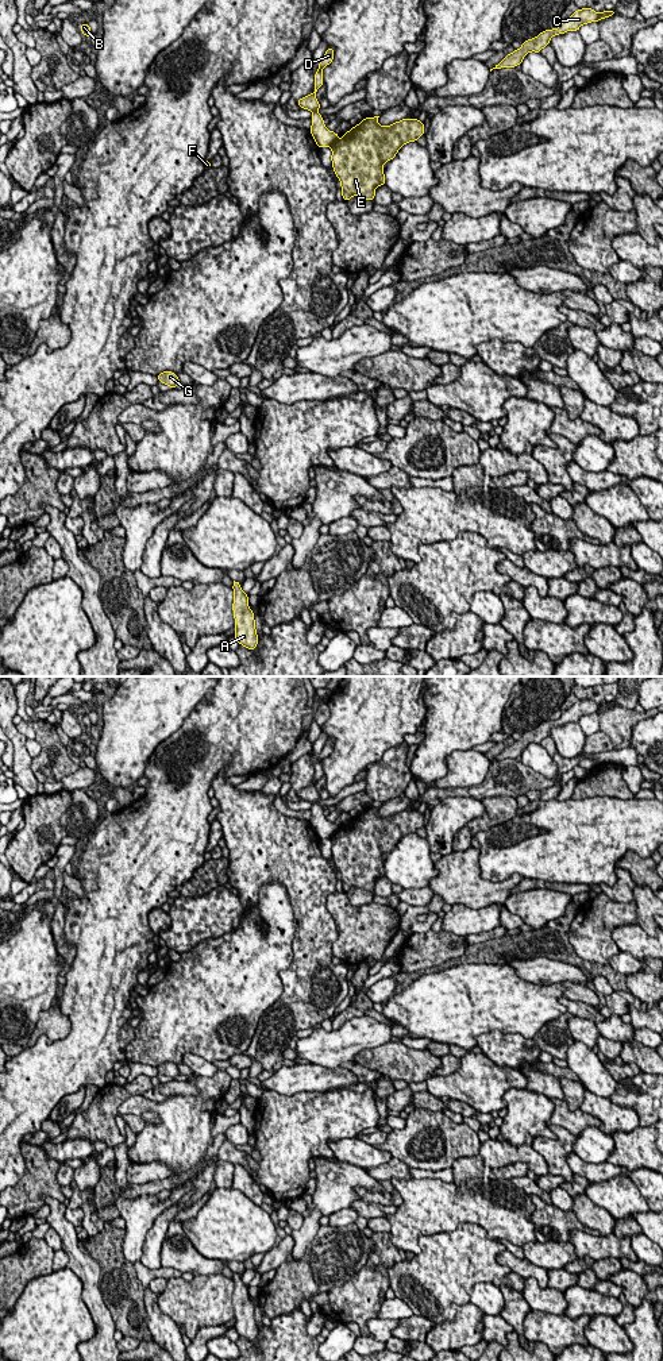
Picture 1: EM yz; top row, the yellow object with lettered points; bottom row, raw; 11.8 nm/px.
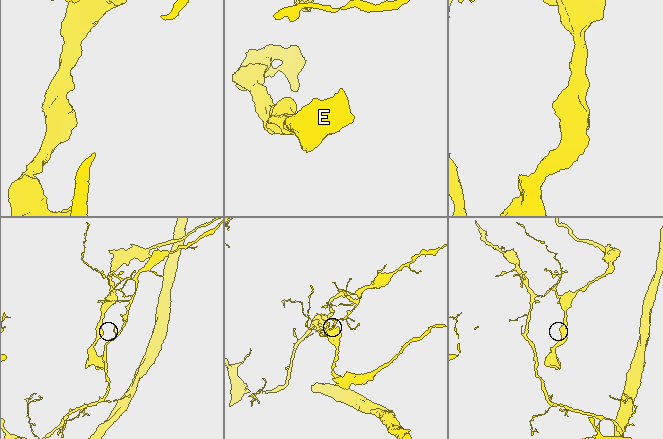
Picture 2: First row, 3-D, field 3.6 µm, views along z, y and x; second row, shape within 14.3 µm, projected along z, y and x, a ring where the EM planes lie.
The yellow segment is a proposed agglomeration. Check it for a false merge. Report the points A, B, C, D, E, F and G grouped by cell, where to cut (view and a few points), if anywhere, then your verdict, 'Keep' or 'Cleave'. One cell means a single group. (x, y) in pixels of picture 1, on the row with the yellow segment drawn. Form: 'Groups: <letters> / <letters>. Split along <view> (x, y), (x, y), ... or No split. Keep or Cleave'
Groups: A B D F G / C E. Split along yz (338, 139), (330, 146). Cleave

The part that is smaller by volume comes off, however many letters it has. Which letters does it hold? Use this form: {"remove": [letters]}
{"remove": ["C", "E"]}

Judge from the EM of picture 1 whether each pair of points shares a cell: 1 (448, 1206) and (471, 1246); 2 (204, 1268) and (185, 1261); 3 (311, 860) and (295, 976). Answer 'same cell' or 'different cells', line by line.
1: different cells
2: same cell
3: same cell

